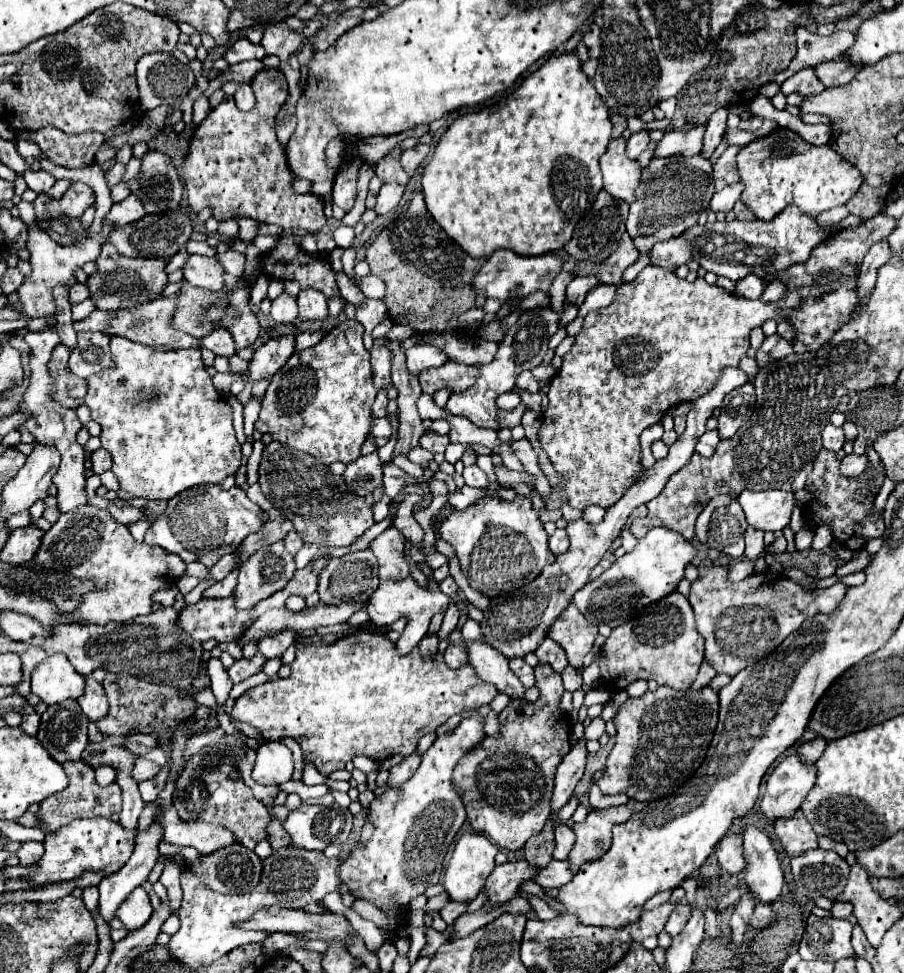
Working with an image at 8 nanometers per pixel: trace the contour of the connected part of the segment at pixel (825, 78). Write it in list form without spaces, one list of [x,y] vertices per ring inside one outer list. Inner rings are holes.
[[[833,59],[833,61],[825,61],[825,63],[819,63],[813,67],[819,81],[825,85],[825,87],[833,87],[833,85],[845,85],[849,83],[855,73],[859,71],[857,67],[845,67],[845,63],[841,63],[841,59]]]

